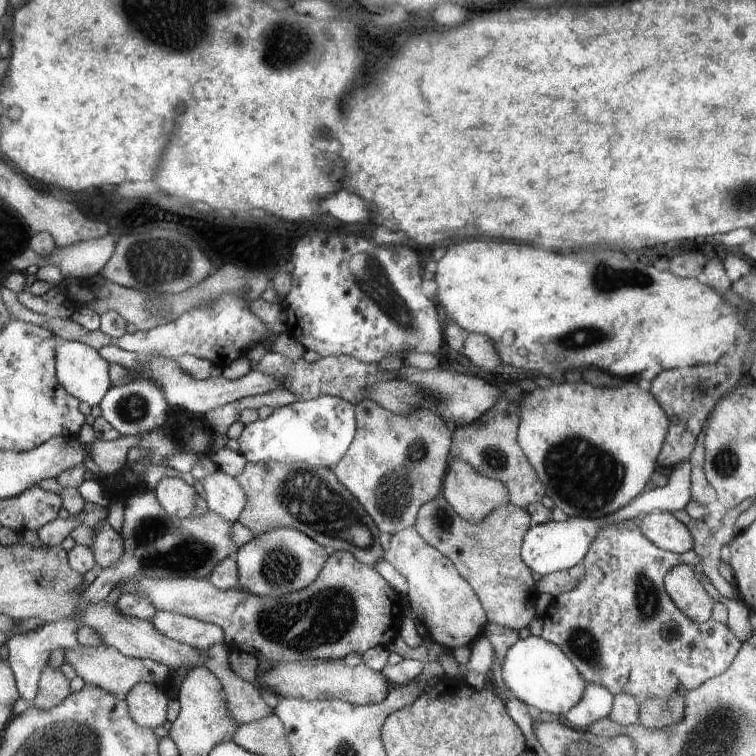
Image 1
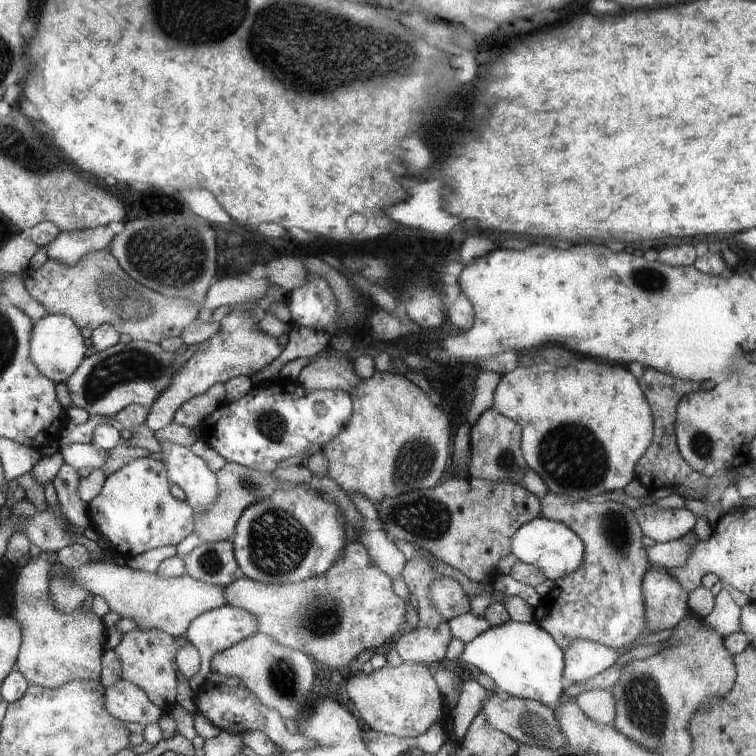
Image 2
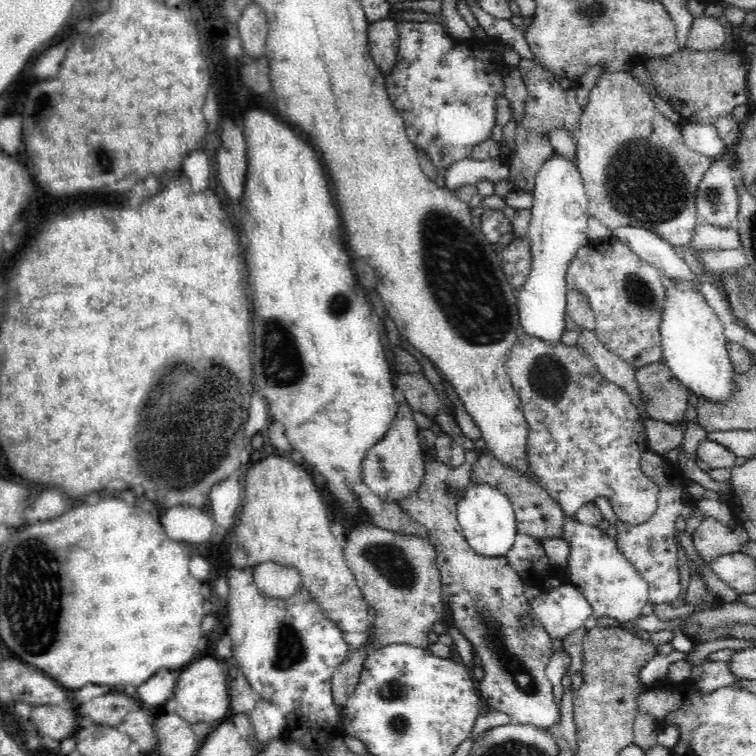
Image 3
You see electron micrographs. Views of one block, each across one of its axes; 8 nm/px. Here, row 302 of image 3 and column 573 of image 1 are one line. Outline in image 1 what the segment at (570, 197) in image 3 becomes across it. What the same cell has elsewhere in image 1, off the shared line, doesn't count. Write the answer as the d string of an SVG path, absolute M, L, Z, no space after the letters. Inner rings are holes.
M567 518L563 522L545 522L531 526L521 544L521 562L527 566L529 572L535 572L539 576L569 570L583 562L583 556L589 550L589 544L597 536L603 522L599 520L587 520L587 518Z

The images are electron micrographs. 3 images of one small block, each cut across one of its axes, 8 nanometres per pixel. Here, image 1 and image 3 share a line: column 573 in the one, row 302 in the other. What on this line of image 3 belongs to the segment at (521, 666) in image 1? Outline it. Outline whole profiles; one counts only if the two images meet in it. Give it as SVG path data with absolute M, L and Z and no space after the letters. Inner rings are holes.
M662 276L662 284L668 290L666 310L662 318L662 346L664 346L664 364L680 380L684 388L696 394L702 400L712 404L726 404L736 394L736 368L728 352L728 340L724 334L722 322L710 310L700 292L694 292L688 282L674 282Z

